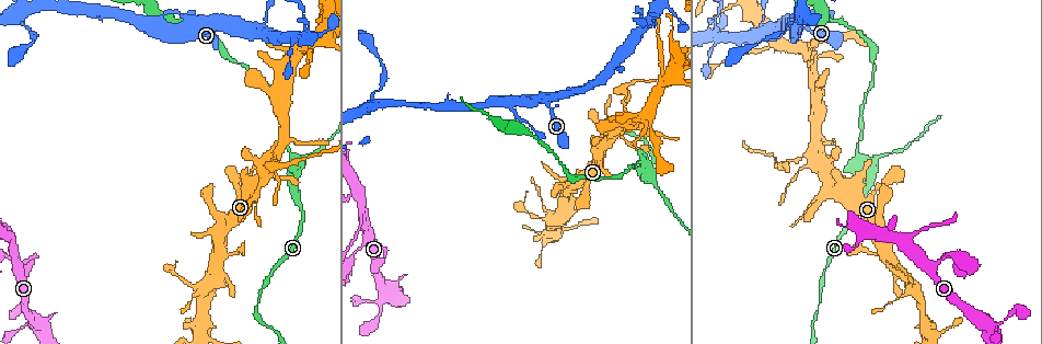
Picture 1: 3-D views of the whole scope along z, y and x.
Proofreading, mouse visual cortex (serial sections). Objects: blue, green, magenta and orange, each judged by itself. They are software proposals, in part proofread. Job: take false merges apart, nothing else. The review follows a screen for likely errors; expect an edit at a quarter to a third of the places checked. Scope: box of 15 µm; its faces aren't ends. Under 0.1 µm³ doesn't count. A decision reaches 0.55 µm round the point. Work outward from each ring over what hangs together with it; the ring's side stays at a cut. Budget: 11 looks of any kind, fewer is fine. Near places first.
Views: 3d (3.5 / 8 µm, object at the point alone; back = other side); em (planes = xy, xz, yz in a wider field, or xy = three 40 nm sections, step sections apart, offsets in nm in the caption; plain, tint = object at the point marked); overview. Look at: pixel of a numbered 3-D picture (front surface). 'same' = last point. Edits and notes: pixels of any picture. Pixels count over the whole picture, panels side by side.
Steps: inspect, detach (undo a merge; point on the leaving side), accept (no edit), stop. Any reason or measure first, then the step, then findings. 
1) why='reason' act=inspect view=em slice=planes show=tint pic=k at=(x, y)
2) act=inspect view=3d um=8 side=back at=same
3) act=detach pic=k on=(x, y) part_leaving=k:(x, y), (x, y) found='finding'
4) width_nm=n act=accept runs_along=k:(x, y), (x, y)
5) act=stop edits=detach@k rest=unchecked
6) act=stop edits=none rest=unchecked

why='a fork' act=inspect view=3d um=3.5 side=back pic=1 at=(298, 177)

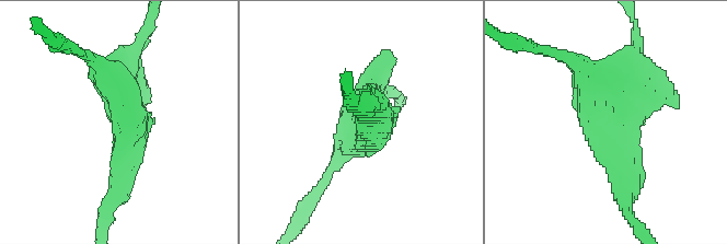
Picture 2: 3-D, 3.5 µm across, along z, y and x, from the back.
act=inspect view=em slice=planes show=tint pic=2 at=(125, 115)

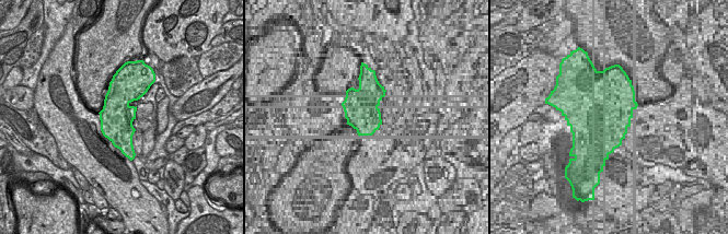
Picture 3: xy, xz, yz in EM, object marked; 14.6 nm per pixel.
act=accept runs_along=2:(622, 185), (611, 115), (636, 51) found='one cell here'

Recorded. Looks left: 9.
why='small branch off a trunk' act=inspect view=3d um=3.5 pic=1 at=(259, 32)

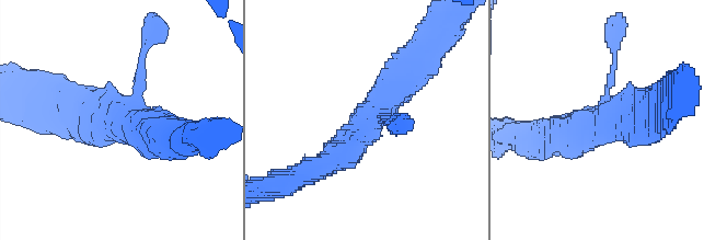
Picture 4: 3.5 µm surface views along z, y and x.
arms=3 arm_widths_nm=100,350,600 why='shape alone is not enough' act=inspect view=em slice=xy step=5 show=tint pic=4 at=(609, 125)

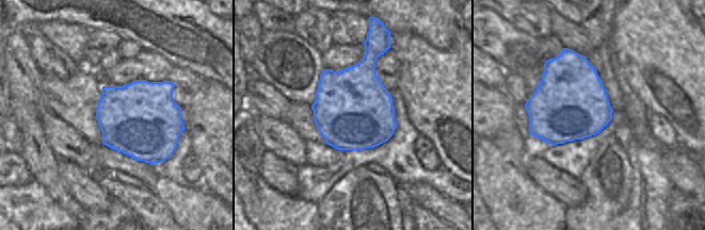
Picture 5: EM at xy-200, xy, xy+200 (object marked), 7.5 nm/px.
act=accept runs_along=4:(319, 167), (366, 127), (413, 66) found='continuous, no second cell'

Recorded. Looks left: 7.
why='a narrow waist' act=inspect view=3d um=3.5 pic=1 at=(373, 94)

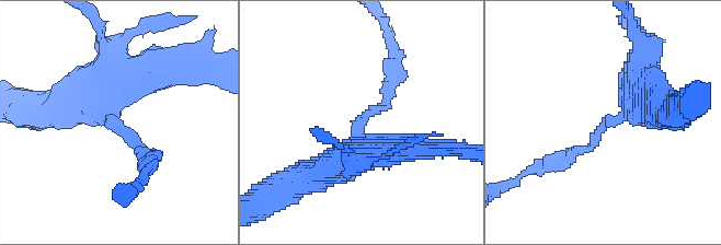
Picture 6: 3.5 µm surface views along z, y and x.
arm_widths_nm=200,350 act=inspect view=em slice=xy step=5 show=tint pic=6 at=(368, 115)

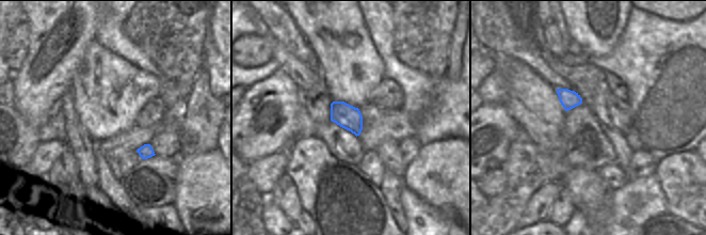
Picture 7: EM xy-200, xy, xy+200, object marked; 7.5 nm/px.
act=accept runs_along=6:(367, 152), (356, 124), (387, 102), (393, 65) found='continuous, no second cell'

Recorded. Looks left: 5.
why='narrows sharply' act=inspect view=3d um=3.5 side=back pic=1 at=(941, 259)

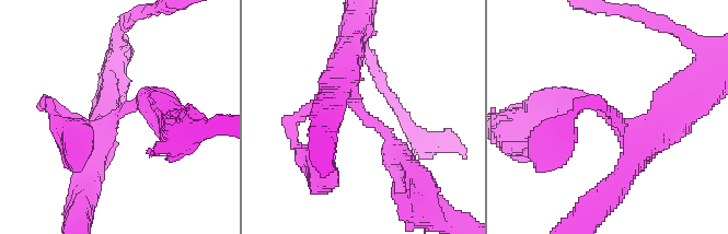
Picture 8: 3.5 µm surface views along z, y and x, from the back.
arm_widths_nm=350,400 act=detach pic=8 on=(388, 141) part_leaving=8:(365, 115), (423, 183) found='two cells meet here'

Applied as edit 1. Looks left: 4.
why='three-way junction' act=inspect view=3d um=8 pic=1 at=(382, 302)

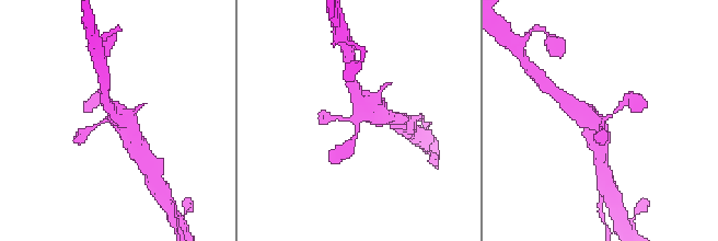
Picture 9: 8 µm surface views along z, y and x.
act=inspect view=em slice=xy step=1 show=tint pic=9 at=(601, 120)

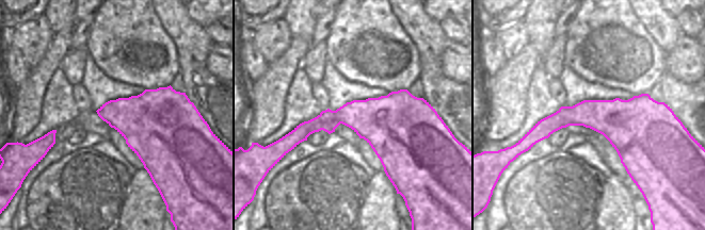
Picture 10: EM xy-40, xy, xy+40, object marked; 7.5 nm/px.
act=accept runs_along=9:(108, 105), (141, 144) found='continuous, no second cell'

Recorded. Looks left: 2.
act=stop edits=detach@8 rest=unchecked

